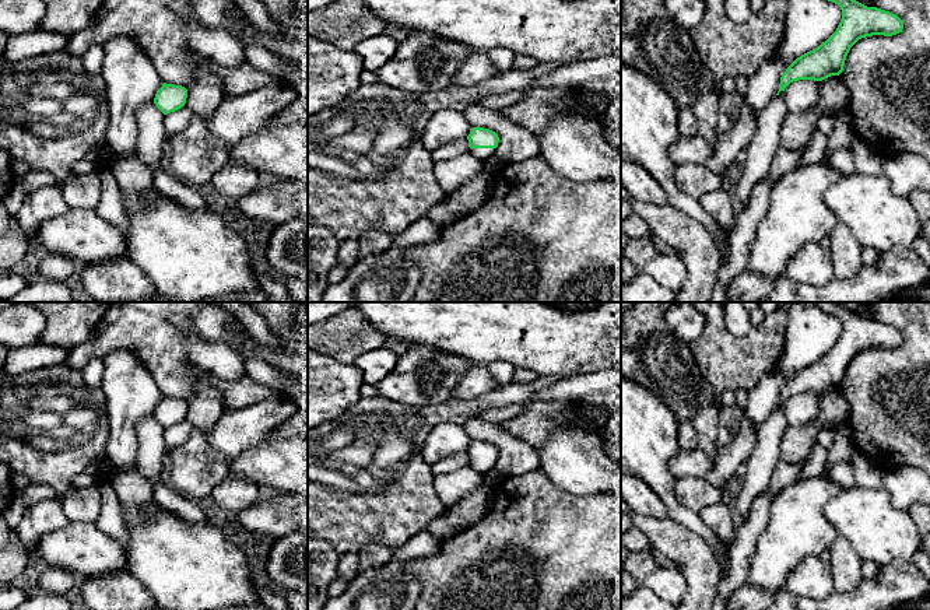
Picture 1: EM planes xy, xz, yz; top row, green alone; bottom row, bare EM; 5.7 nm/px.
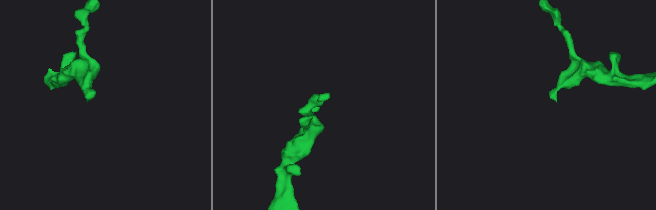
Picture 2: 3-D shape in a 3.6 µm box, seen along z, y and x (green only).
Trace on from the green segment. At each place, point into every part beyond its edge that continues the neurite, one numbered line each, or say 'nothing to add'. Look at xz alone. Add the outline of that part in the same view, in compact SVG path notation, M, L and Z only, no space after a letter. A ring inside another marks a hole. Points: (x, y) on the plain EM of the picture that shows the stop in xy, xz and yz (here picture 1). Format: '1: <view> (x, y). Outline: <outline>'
1: xz (478, 466). Outline: M470 462L468 466L475 471L488 473L491 469L494 469L495 462Z

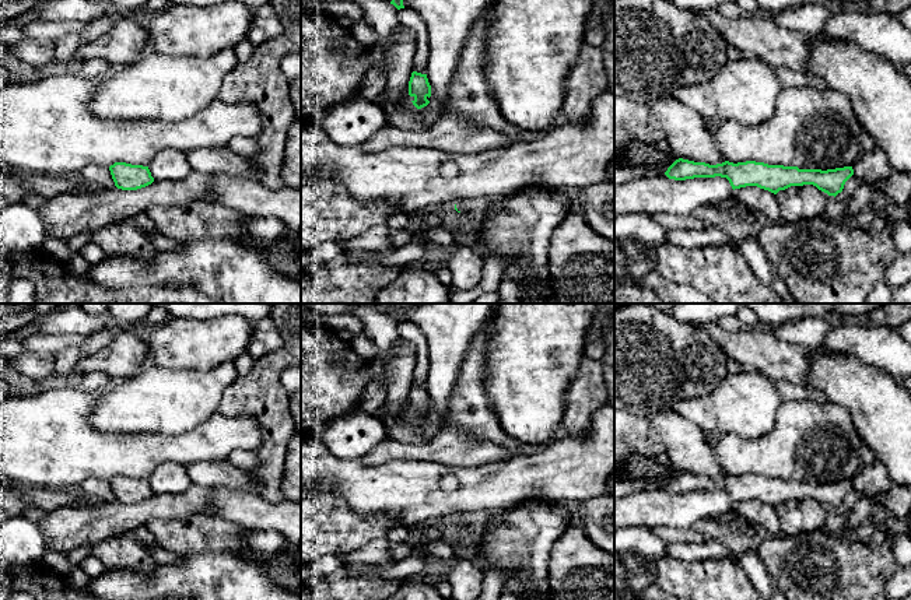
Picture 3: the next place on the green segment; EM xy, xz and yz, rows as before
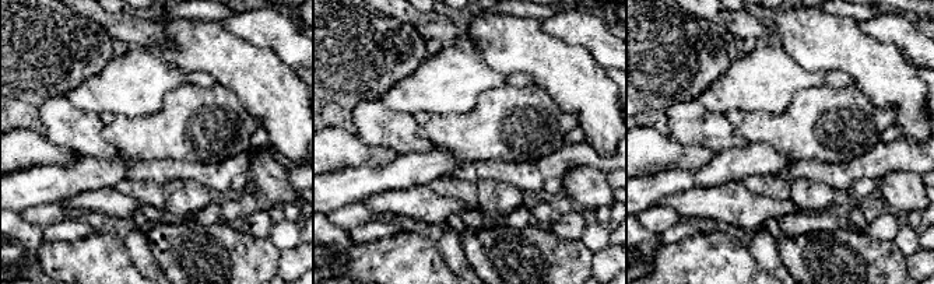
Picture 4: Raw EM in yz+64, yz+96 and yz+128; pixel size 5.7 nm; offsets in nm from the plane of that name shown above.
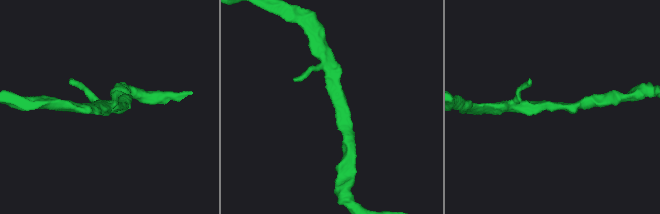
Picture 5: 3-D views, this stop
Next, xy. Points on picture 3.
nothing to add

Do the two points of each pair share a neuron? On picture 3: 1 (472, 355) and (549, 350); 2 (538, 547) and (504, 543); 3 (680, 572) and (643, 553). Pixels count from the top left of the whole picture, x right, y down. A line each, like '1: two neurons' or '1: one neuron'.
1: two neurons
2: one neuron
3: two neurons

